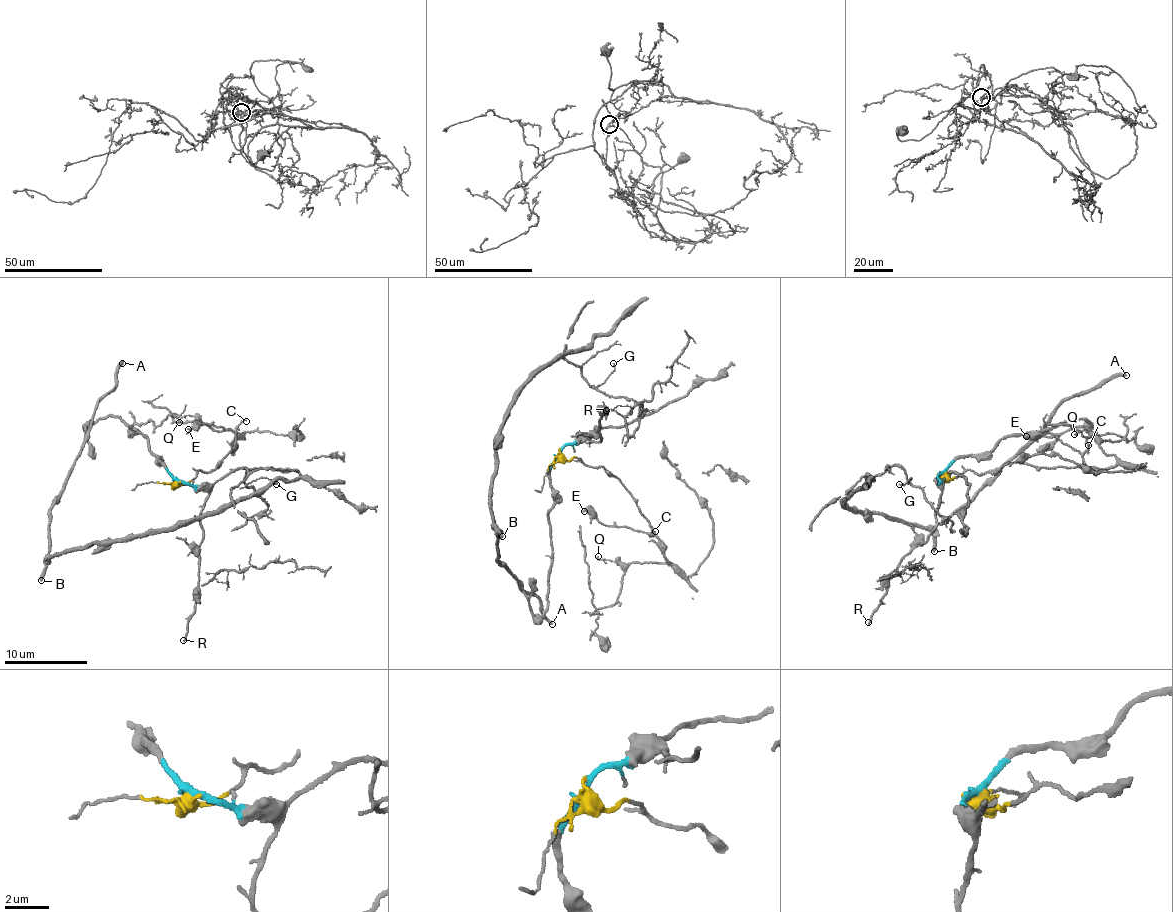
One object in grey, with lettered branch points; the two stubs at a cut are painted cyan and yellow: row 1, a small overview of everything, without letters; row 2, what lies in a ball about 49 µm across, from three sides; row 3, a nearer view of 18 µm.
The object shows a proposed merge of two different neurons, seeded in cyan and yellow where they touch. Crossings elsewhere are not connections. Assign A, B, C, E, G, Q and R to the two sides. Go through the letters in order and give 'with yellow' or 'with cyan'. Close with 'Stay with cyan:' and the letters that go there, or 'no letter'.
A: with cyan
B: with cyan
C: with yellow
E: with yellow
G: with cyan
Q: with yellow
R: with cyan
Stay with cyan: A, B, G, R

